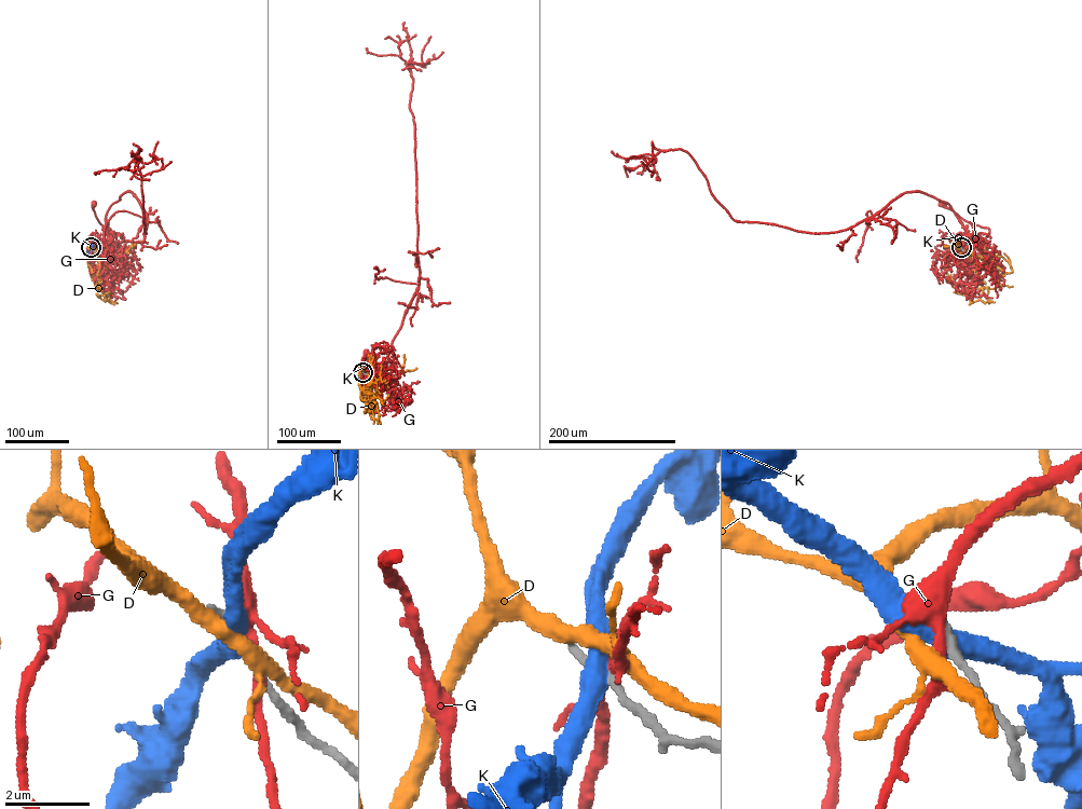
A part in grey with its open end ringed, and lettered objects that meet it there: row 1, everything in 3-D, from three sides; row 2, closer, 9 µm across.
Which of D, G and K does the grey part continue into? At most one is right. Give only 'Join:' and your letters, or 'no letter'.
Join: no letter

